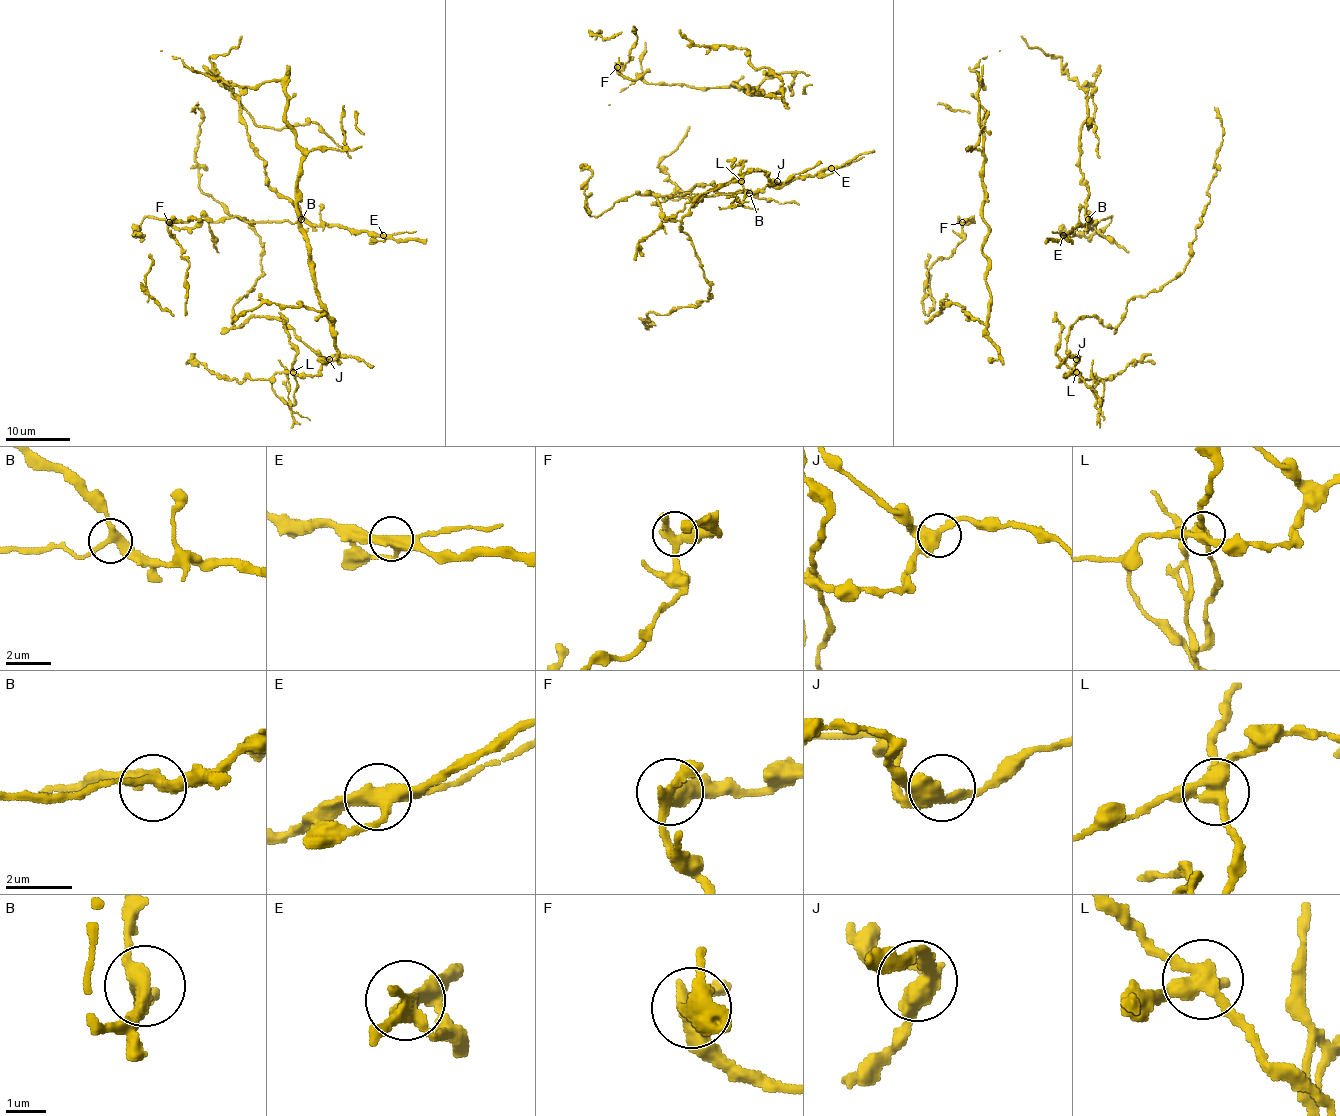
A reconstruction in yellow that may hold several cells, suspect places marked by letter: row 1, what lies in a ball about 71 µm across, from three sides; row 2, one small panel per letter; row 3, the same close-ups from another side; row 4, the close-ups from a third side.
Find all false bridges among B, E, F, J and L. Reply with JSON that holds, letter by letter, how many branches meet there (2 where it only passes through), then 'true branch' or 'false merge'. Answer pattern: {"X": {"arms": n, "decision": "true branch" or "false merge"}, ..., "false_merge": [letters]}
{"B": {"arms": 3, "decision": "true branch"}, "E": {"arms": 4, "decision": "true branch"}, "F": {"arms": 3, "decision": "true branch"}, "J": {"arms": 3, "decision": "true branch"}, "L": {"arms": 4, "decision": "false merge"}, "false_merge": ["L"]}

